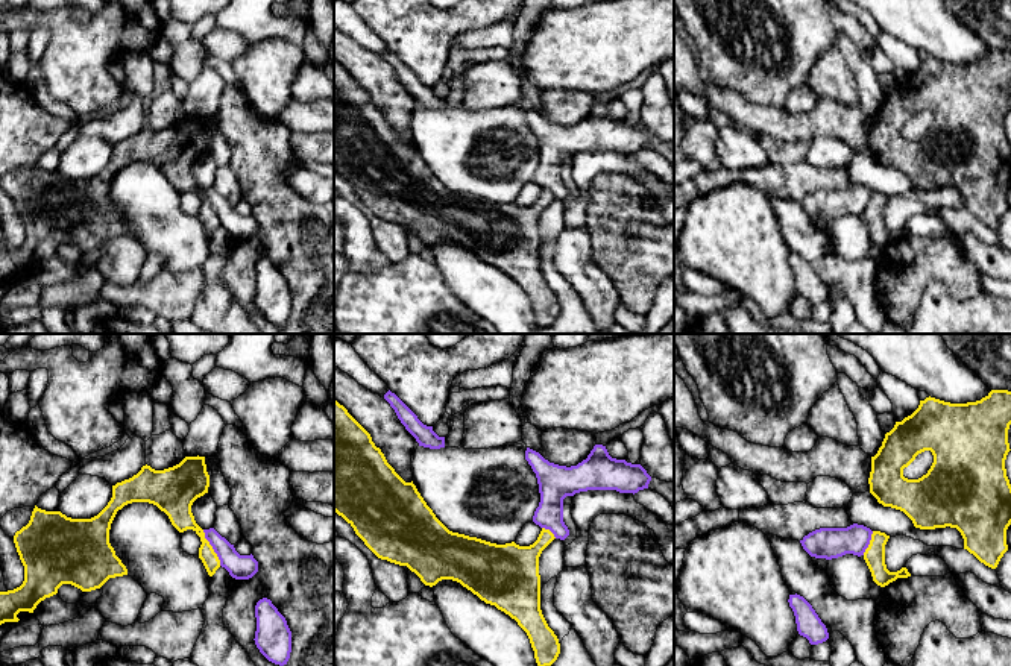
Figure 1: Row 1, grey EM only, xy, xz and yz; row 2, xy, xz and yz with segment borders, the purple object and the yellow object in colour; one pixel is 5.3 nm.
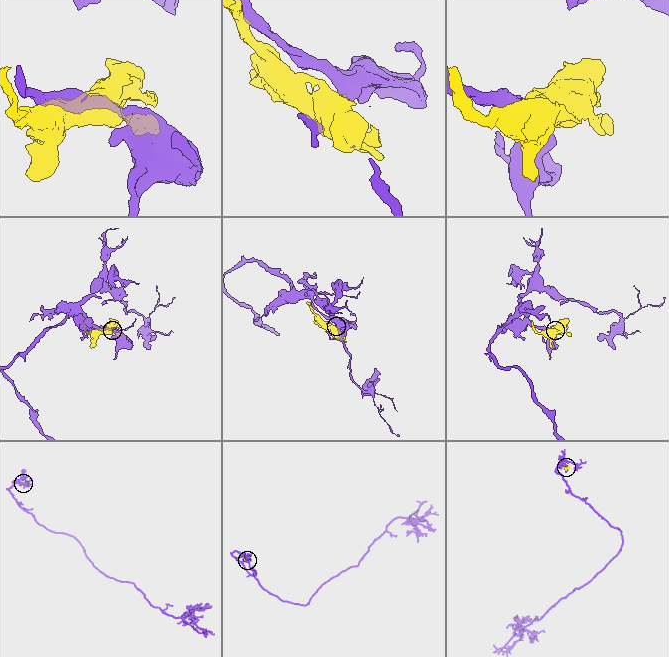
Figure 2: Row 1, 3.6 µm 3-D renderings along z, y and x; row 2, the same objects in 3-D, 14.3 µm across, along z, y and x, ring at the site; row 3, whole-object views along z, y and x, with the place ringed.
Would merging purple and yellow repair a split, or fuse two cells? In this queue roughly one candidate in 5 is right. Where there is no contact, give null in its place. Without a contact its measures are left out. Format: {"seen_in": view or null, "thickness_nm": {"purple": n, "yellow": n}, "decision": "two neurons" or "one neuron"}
{"seen_in": "xy", "thickness_nm": {"purple": 130, "yellow": 120}, "decision": "two neurons"}

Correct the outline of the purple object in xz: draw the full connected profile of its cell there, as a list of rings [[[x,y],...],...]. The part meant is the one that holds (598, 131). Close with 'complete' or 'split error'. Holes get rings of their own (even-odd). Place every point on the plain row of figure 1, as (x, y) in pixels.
[[[595,105],[577,126],[559,126],[527,108],[525,120],[536,134],[540,162],[533,182],[565,200],[569,190],[563,182],[563,159],[587,150],[616,150],[638,153],[648,149],[651,137],[641,124],[612,118],[603,105]]] | complete

